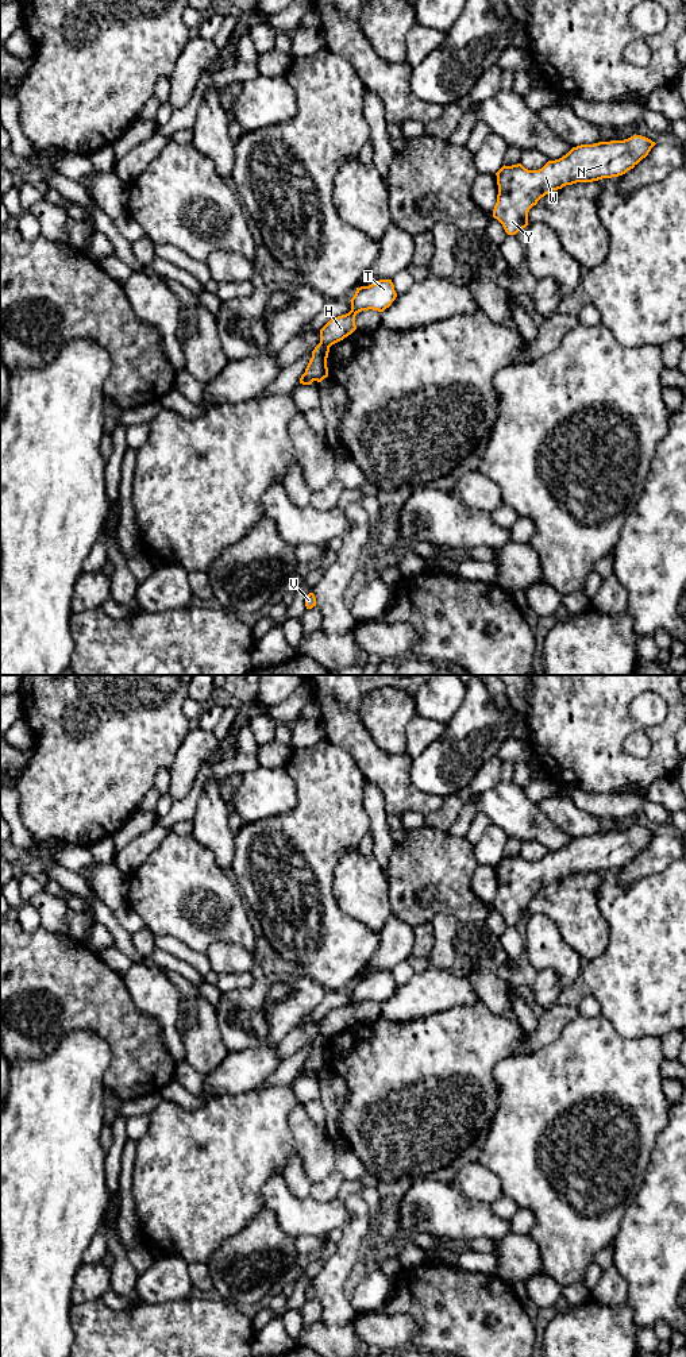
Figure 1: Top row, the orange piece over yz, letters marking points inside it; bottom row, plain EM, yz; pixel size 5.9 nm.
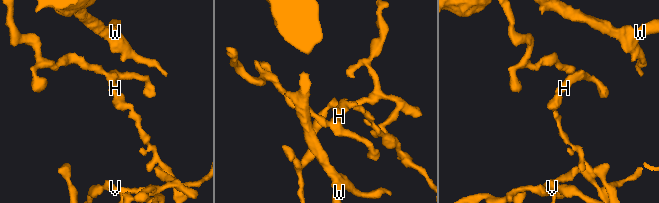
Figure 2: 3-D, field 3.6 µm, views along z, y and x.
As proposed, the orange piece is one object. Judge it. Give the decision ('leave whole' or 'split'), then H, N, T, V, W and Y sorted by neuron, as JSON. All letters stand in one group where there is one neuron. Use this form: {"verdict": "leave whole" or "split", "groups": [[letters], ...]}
{"verdict": "split", "groups": [["H", "N", "T", "W", "Y"], ["V"]]}

